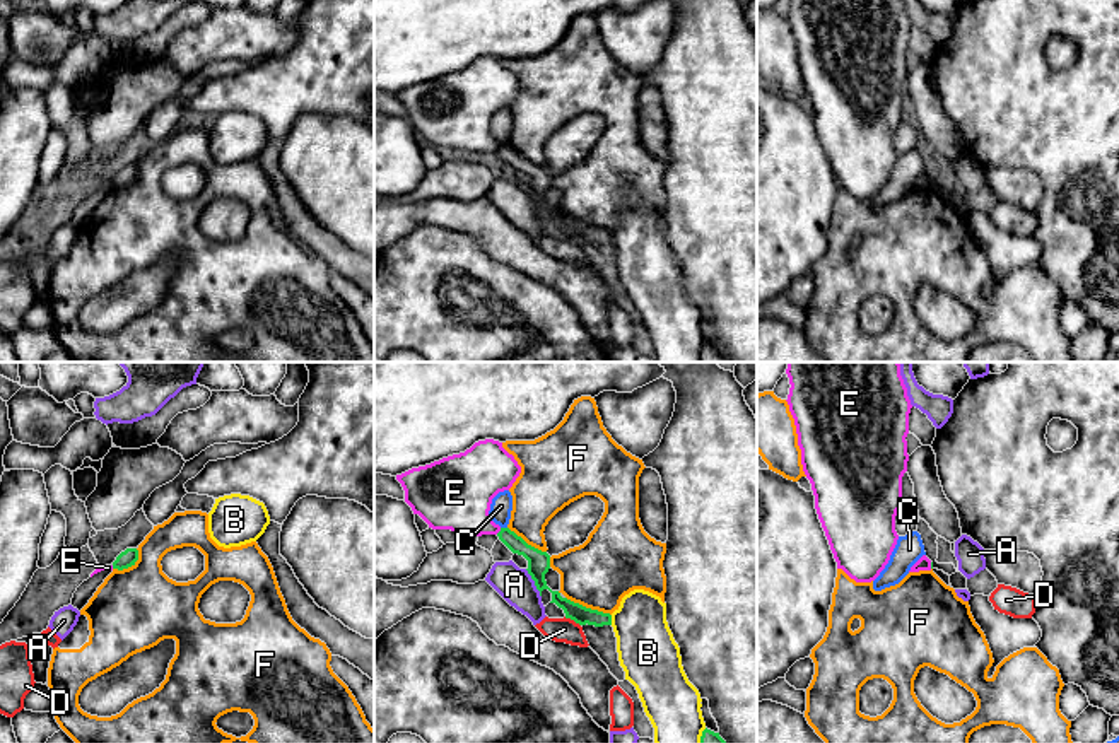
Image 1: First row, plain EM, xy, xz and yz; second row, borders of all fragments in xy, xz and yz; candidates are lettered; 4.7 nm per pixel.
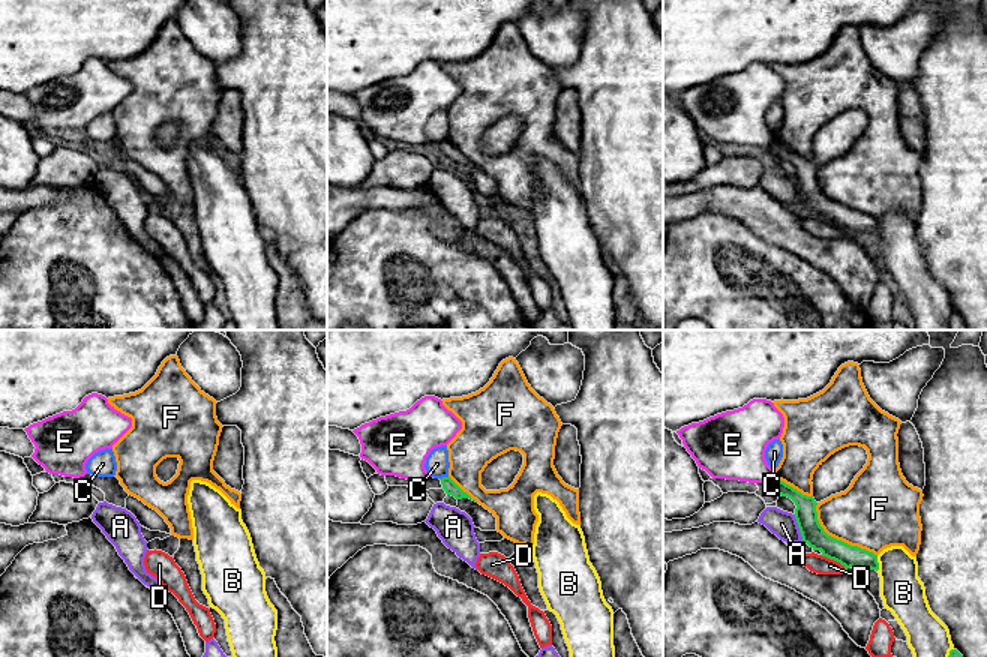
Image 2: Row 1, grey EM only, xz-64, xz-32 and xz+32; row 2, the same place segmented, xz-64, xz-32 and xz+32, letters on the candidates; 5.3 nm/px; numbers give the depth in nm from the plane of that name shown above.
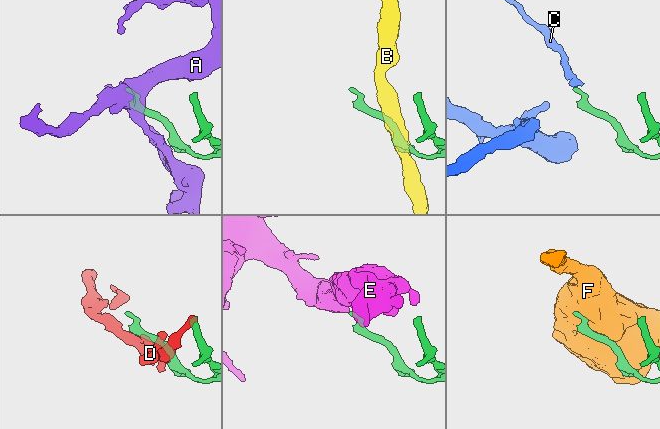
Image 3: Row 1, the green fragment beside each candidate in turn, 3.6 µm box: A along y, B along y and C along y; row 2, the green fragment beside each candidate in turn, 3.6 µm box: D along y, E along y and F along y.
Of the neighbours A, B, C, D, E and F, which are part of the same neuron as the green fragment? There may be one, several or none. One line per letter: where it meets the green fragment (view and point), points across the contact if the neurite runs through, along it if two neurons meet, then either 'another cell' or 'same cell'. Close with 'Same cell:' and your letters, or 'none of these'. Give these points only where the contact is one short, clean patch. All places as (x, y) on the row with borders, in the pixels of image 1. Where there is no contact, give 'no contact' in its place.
A: meets green in xz at (535, 583); border along xz (525, 569), (540, 596); another cell
B: meets green in xz at (610, 620); another cell
C: meets green in xz at (504, 528); border along xz (501, 526), (506, 528); another cell
D: meets green in xz at (573, 619); another cell
E: meets green in xz at (499, 532); border along xz (501, 528), (496, 533); another cell
F: meets green in xz at (588, 608); another cell
Same cell: none of these

